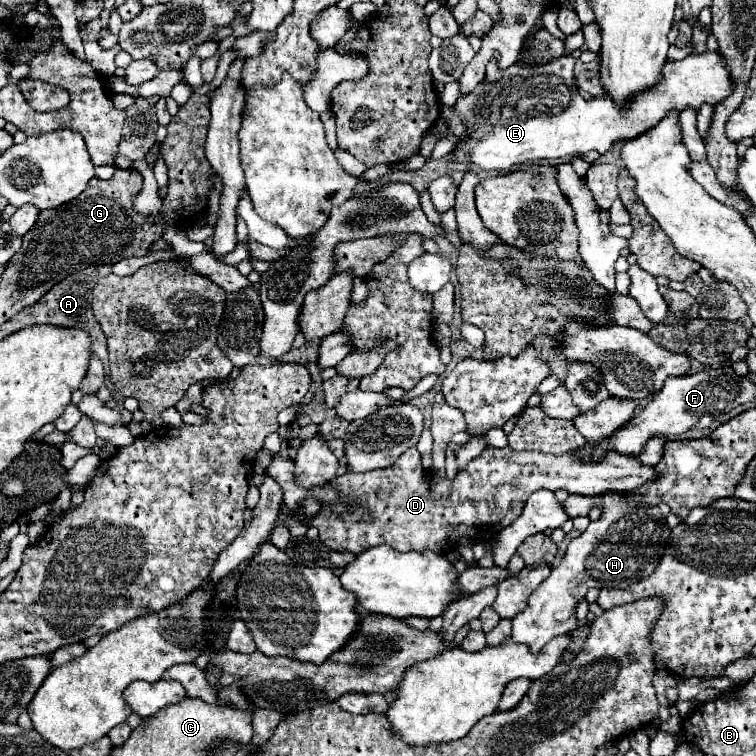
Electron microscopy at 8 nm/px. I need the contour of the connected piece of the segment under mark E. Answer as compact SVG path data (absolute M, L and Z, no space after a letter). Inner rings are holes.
M704 51L700 55L688 55L682 61L668 61L662 67L662 81L654 87L632 95L622 107L614 103L610 95L600 95L586 101L572 83L572 73L566 73L566 67L574 67L576 59L572 55L558 57L542 67L522 67L512 65L508 71L496 71L496 61L492 59L486 67L486 79L476 87L472 95L460 97L454 109L464 117L466 137L458 143L454 159L458 163L472 163L486 171L510 171L518 163L538 161L538 159L560 159L568 155L582 155L588 151L598 151L600 155L612 151L620 141L636 139L652 127L656 127L670 111L684 111L686 107L698 111L706 105L720 105L734 91L734 81L726 69L726 63L718 51Z

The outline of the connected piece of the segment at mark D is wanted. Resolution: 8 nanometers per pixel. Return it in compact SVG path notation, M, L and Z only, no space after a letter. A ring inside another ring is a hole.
M416 447L408 449L392 467L384 471L368 471L368 473L344 473L324 487L306 491L296 485L294 473L286 471L286 467L294 467L294 459L290 457L272 457L266 473L276 479L284 489L284 505L296 511L300 499L304 495L320 497L326 507L332 509L336 495L356 495L360 501L352 513L344 513L338 517L322 515L320 519L312 519L306 525L312 525L320 531L320 541L336 551L362 553L374 545L386 543L398 551L436 551L446 553L458 541L458 537L468 537L472 541L492 541L496 535L508 527L522 511L526 499L538 491L558 491L564 489L572 495L604 495L604 493L628 493L636 487L654 481L658 475L652 467L642 465L636 457L624 455L608 455L604 463L576 463L576 459L568 459L564 455L550 455L542 451L522 451L516 453L510 447L494 449L486 447L476 461L470 463L468 469L460 471L452 481L438 479L432 473L424 473L422 459ZM384 499L386 509L382 513L372 513L372 505Z

